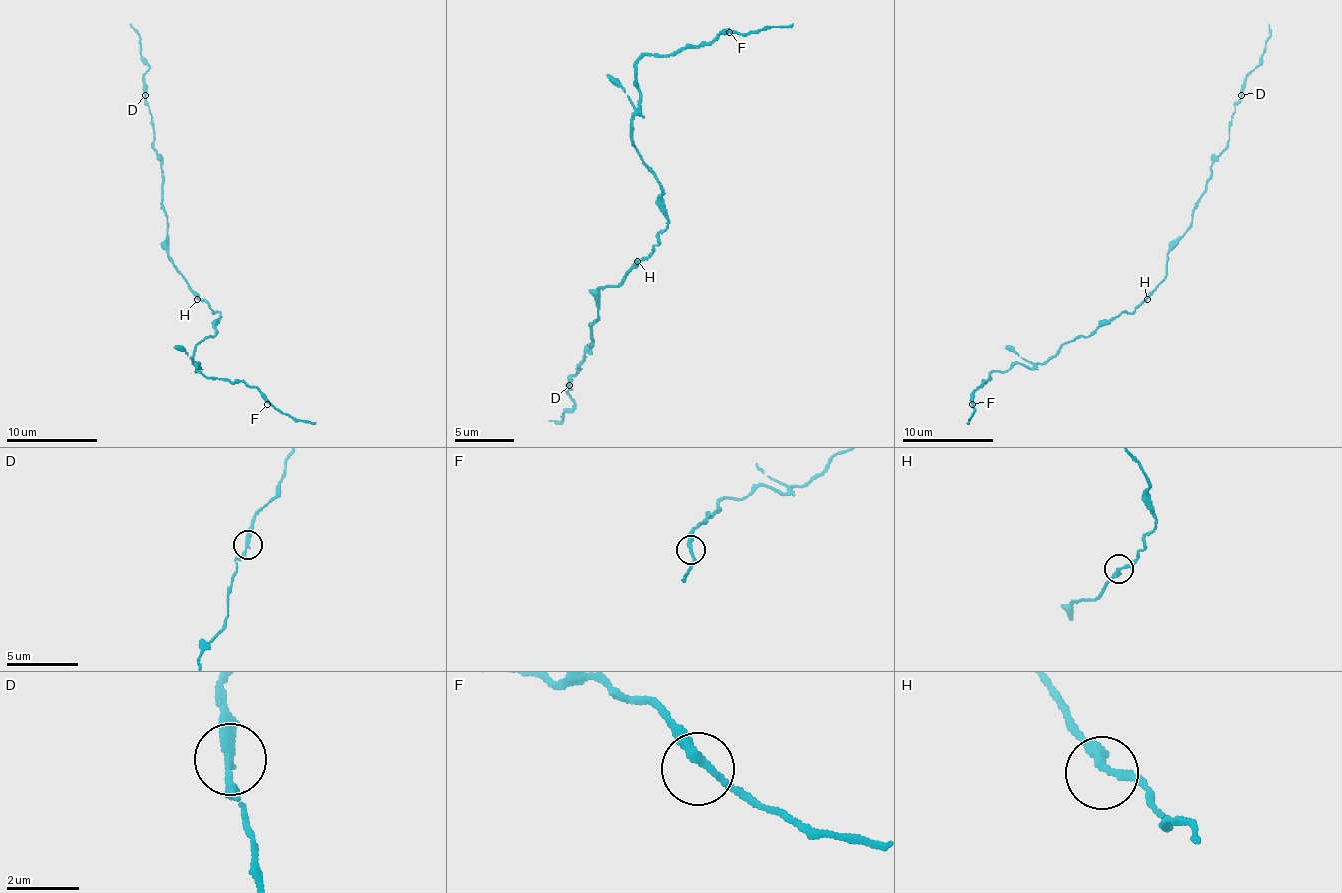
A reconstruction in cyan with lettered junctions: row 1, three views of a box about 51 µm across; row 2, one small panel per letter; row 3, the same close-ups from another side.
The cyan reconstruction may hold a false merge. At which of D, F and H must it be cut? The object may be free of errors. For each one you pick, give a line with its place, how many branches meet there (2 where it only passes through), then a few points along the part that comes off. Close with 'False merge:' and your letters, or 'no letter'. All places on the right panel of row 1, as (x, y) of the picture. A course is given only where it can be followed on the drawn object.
False merge: no letter

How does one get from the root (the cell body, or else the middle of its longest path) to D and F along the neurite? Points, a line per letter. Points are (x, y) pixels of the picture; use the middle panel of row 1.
D: (640, 261), (616, 284), (598, 287), (598, 320), (592, 323), (592, 341), (569, 386)
F: (640, 261), (667, 228), (667, 213), (658, 177), (631, 139), (637, 61), (729, 32)

